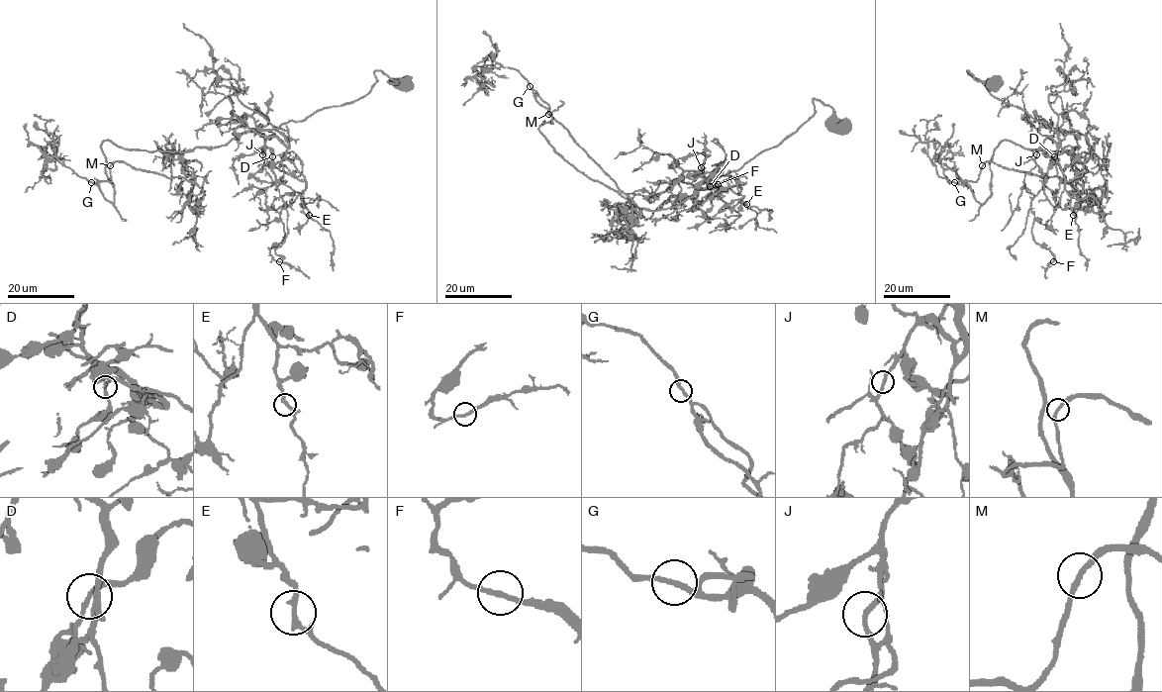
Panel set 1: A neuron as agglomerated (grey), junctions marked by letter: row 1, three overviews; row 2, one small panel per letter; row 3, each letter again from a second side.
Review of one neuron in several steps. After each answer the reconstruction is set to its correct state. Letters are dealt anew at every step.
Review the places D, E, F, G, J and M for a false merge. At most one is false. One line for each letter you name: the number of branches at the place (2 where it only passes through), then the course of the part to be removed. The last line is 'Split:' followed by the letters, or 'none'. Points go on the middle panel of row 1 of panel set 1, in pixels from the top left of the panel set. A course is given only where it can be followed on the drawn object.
Split: none

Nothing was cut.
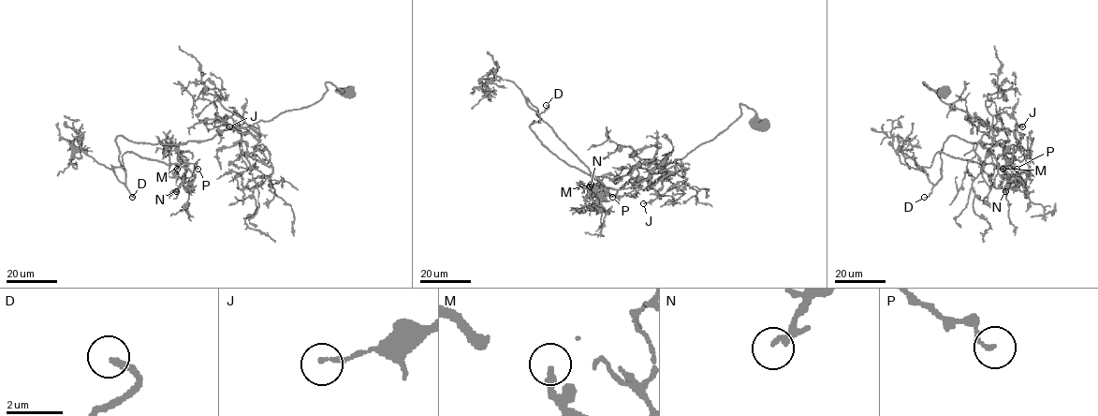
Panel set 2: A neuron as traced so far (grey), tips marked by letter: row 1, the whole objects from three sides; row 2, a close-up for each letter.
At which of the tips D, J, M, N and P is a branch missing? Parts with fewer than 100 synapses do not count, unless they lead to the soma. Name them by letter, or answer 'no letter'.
D

